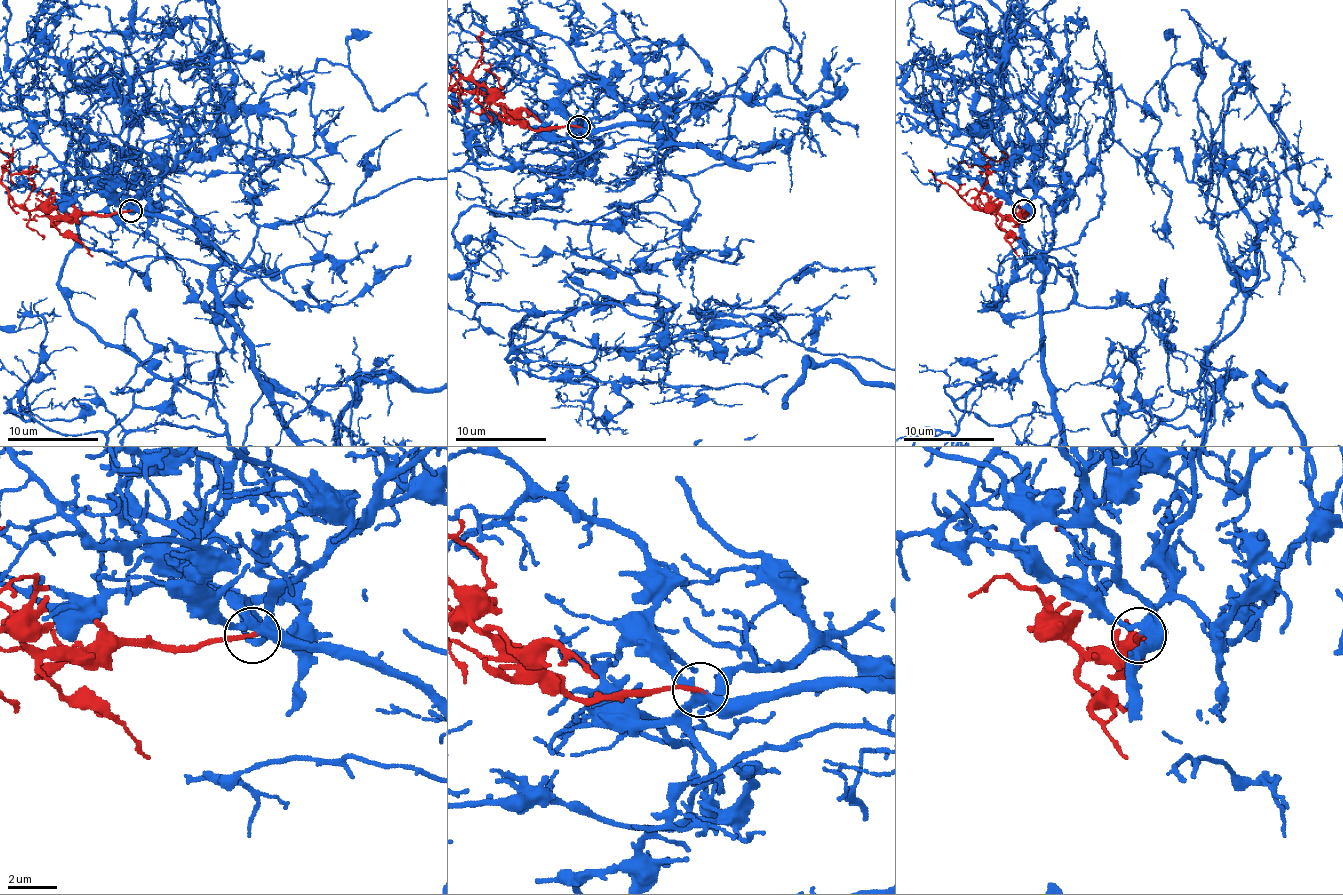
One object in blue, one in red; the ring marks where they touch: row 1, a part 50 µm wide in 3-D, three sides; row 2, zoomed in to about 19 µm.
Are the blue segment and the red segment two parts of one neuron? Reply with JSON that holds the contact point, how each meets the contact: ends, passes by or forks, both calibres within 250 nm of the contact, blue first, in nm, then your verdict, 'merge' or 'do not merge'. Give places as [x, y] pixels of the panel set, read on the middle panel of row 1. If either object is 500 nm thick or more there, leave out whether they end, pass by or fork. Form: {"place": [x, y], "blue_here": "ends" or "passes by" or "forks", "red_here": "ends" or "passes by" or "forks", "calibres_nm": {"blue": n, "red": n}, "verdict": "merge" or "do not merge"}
{"place": [578, 126], "blue_here": "forks", "red_here": "ends", "calibres_nm": {"blue": 260, "red": 170}, "verdict": "merge"}

